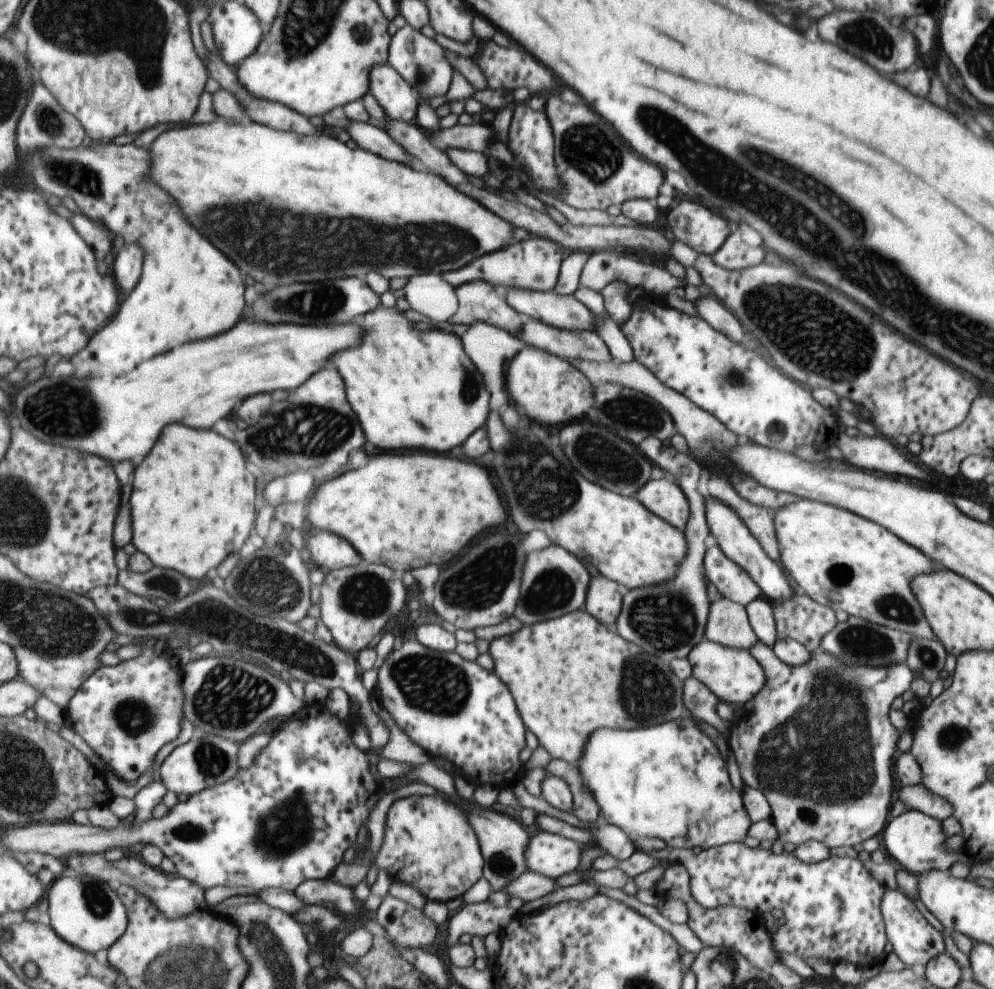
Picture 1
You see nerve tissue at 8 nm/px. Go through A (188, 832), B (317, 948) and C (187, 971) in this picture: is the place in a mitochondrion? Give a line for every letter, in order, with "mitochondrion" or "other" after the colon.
A: mitochondrion
B: other
C: mitochondrion

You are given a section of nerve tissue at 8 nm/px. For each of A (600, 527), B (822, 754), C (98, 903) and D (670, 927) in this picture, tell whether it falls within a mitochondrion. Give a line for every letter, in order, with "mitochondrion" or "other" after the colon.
A: other
B: mitochondrion
C: mitochondrion
D: other

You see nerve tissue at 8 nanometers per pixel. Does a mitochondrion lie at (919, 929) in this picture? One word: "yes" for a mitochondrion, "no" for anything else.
no

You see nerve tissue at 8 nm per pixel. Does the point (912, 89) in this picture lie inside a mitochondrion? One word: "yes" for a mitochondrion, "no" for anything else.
no

